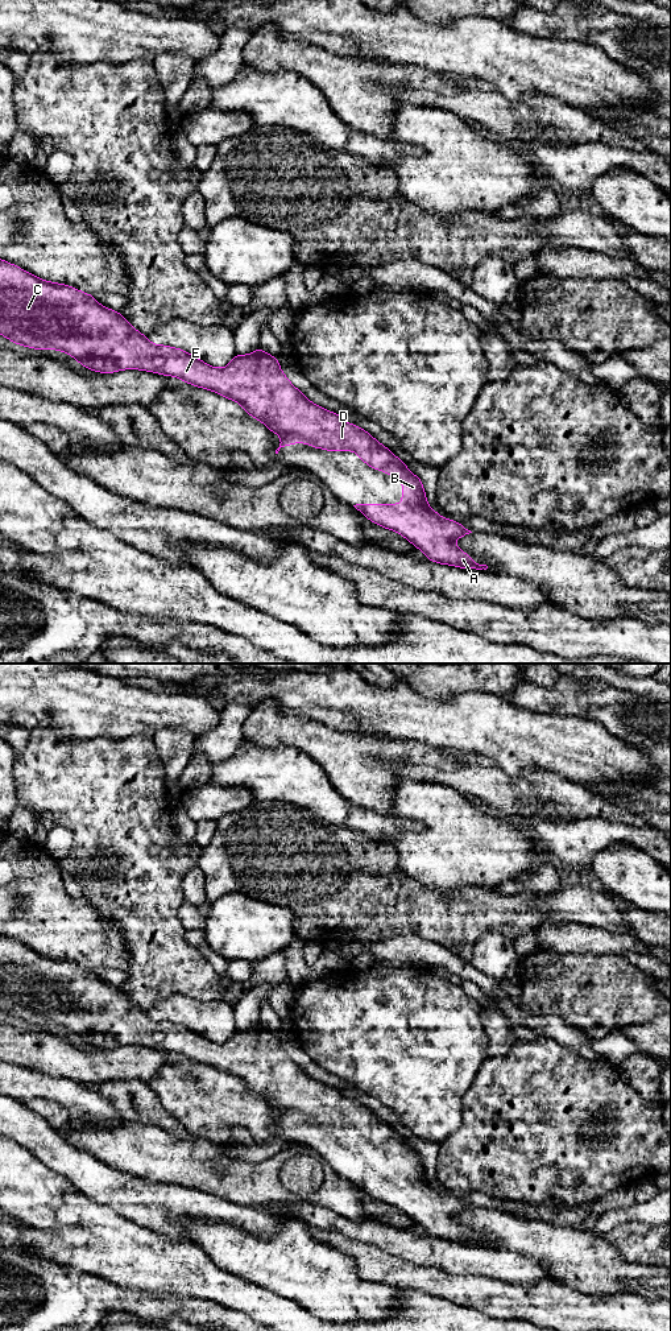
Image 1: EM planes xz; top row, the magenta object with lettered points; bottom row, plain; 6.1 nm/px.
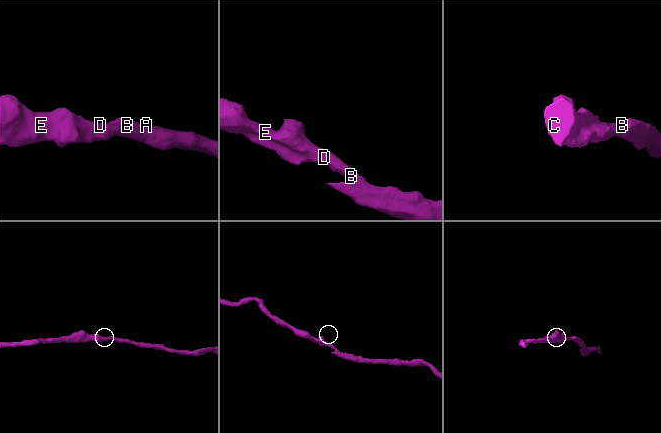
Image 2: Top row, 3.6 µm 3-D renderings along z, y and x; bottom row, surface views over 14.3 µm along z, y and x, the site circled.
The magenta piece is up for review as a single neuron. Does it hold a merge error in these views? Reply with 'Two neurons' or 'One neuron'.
One neuron

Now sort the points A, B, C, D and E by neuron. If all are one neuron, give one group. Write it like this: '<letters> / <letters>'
A B C D E

